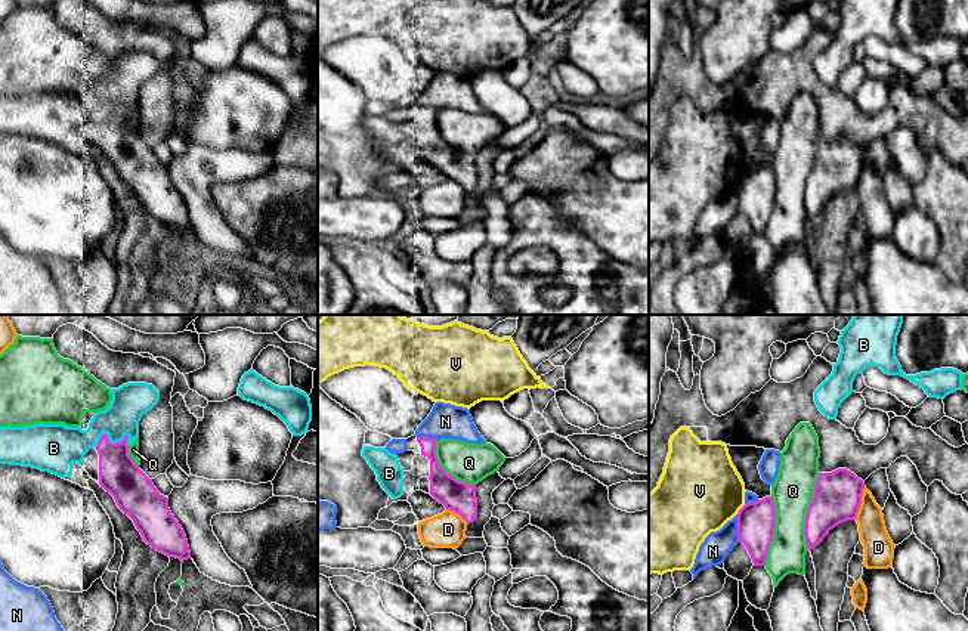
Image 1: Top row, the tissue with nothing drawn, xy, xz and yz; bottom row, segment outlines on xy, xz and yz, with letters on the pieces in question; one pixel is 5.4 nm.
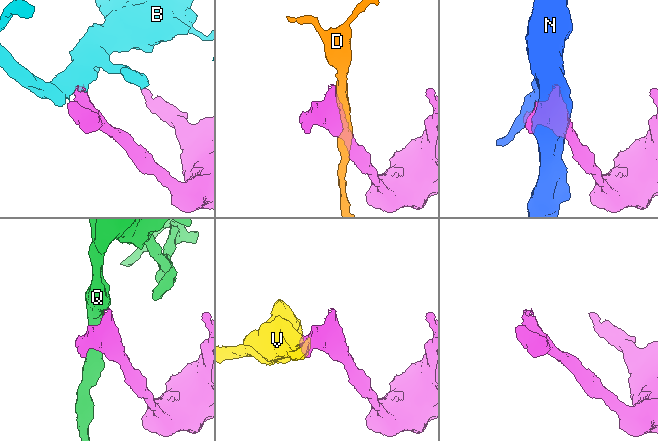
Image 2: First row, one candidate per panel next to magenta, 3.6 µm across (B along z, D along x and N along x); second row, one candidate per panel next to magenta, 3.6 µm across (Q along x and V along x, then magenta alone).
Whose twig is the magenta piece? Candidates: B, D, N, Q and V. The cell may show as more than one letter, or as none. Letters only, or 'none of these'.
B

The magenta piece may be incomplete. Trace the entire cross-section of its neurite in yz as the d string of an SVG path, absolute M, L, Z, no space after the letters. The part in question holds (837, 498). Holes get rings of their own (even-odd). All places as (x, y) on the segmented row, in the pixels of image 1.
M847 468L819 473L804 528L808 550L817 547L839 523L856 520L863 489L865 482Z

